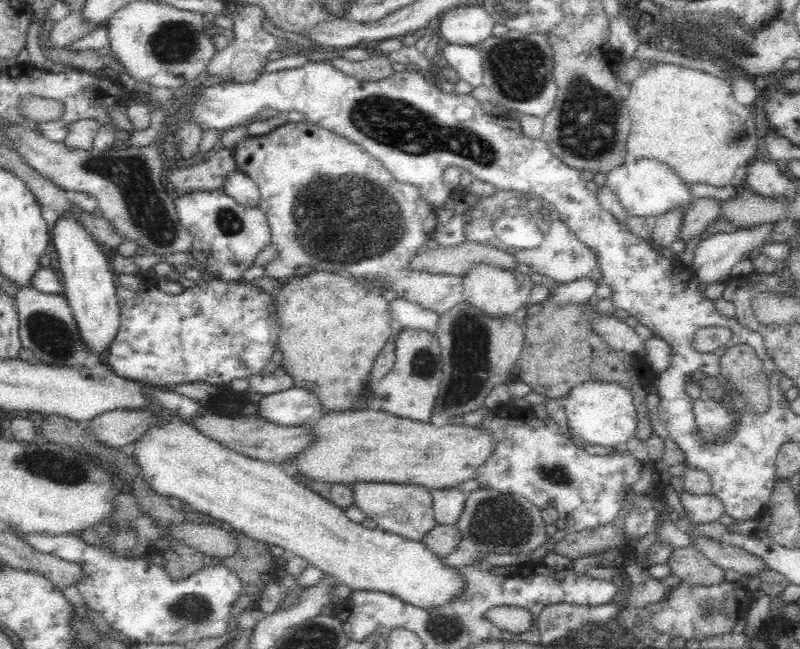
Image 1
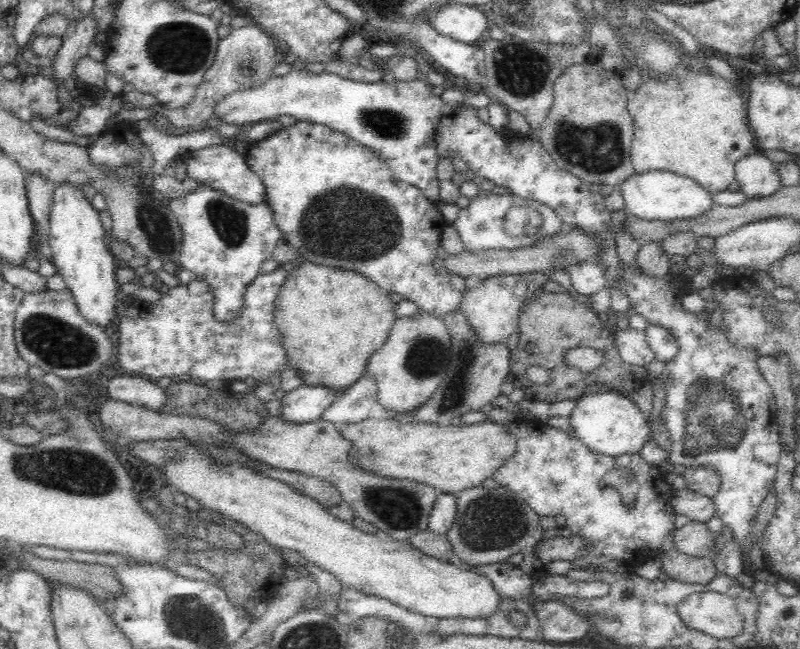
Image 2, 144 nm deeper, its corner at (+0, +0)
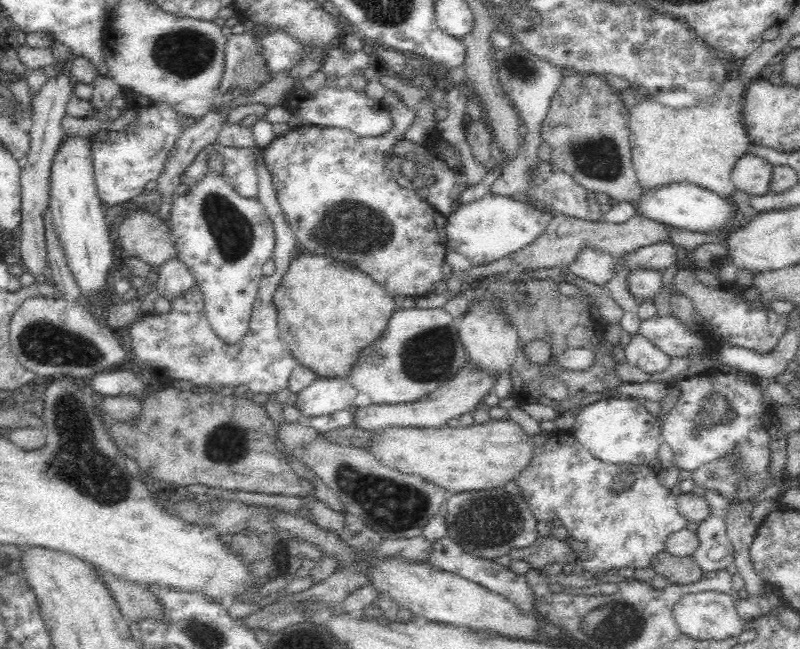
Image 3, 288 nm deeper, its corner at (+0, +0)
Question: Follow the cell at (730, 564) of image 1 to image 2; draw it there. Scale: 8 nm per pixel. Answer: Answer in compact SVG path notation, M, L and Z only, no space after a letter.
M690 522L688 526L676 528L672 532L672 544L674 552L694 558L708 558L714 550L714 538L708 534L706 524L702 522Z

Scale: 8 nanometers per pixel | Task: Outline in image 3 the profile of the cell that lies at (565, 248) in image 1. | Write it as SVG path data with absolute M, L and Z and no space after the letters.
M490 192L482 200L470 204L462 202L460 206L456 206L454 214L448 216L448 248L464 254L474 266L486 266L494 260L522 250L524 246L530 246L536 238L544 234L552 218L556 218L556 214L540 214L530 204Z

